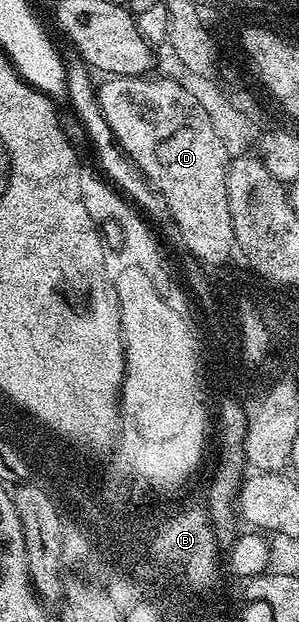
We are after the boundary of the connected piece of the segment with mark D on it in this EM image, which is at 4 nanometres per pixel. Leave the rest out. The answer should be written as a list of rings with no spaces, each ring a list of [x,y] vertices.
[[[116,75],[104,78],[97,92],[101,113],[109,123],[120,149],[143,171],[144,177],[165,197],[183,238],[183,247],[191,250],[200,263],[226,263],[235,247],[233,221],[227,196],[228,144],[217,135],[213,122],[185,89],[178,78],[151,79],[145,75]]]

